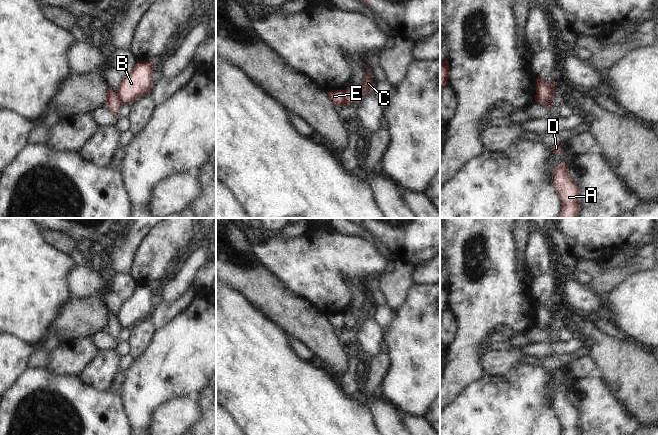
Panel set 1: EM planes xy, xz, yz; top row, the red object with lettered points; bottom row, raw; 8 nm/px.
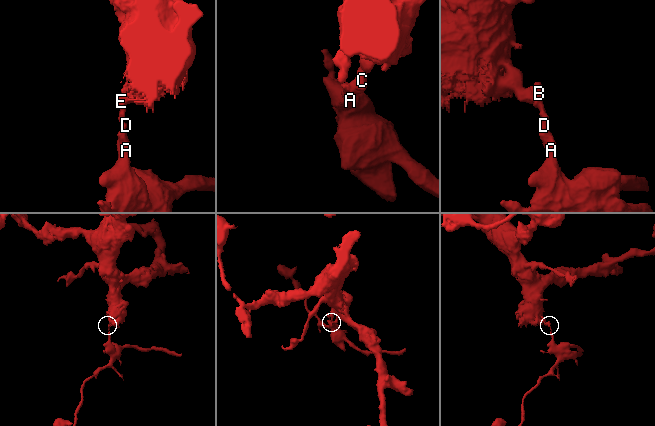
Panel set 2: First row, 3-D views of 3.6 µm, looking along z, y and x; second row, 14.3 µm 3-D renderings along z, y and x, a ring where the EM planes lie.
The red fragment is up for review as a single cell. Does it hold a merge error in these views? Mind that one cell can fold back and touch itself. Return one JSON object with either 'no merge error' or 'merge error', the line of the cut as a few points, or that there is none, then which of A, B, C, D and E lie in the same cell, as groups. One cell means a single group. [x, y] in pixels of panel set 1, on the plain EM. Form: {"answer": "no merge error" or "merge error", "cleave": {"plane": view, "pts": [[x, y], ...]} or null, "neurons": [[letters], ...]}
{"answer": "merge error", "cleave": {"plane": "xz", "pts": [[344, 314], [344, 326], [342, 329]]}, "neurons": [["A", "D", "E"], ["B", "C"]]}

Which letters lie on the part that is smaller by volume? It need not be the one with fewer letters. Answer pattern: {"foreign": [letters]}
{"foreign": ["A", "D", "E"]}

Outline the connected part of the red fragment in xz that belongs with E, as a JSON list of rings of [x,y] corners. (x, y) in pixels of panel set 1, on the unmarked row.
[[[332,314],[330,316],[327,316],[327,321],[330,323],[330,325],[337,331],[343,330],[344,327],[344,314]]]

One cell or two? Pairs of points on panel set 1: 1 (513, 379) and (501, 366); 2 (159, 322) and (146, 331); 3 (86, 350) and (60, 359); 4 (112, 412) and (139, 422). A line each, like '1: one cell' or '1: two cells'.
1: two cells
2: two cells
3: one cell
4: two cells

